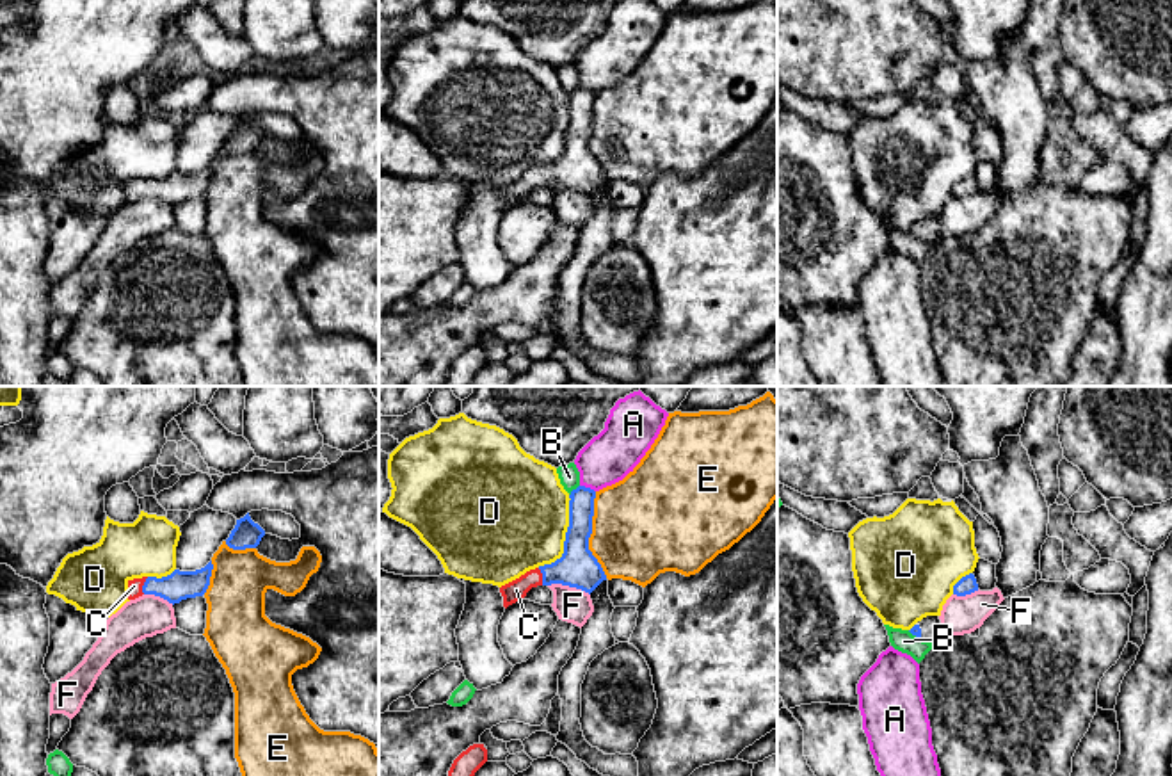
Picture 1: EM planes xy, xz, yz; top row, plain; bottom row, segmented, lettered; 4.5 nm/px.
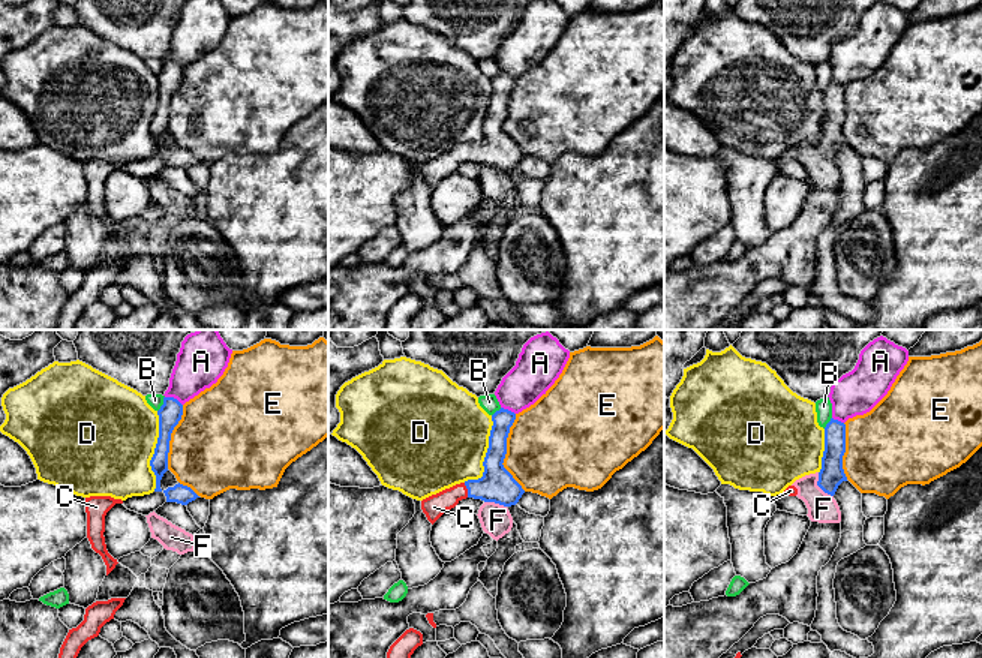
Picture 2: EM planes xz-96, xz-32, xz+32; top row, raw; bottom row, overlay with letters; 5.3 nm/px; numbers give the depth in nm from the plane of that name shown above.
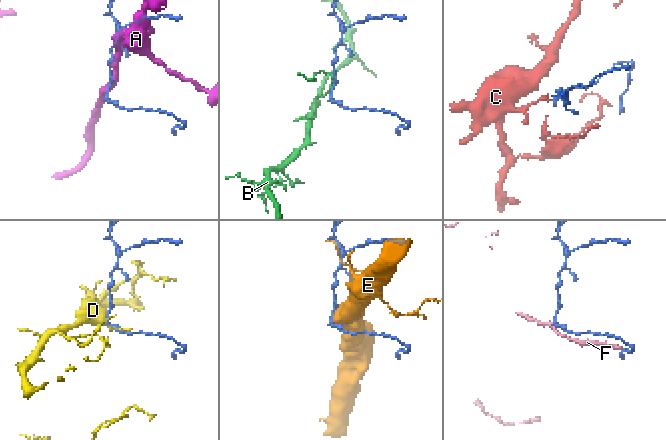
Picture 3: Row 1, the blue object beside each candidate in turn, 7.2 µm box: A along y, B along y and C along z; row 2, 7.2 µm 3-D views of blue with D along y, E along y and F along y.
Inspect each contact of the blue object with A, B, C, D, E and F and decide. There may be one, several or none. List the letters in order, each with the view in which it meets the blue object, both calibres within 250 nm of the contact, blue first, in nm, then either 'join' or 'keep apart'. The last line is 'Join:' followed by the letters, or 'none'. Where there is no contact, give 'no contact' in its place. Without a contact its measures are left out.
A: meets blue in xz; 110 nm thick on the blue side, 220 nm on the other; keep apart
B: meets blue in xz; 110 nm thick on the blue side, 100 nm on the other; keep apart
C: meets blue in xy; 130 nm thick on the blue side, 60 nm on the other; join
D: meets blue in xz; 180 nm thick on the blue side, 480 nm on the other; keep apart
E: meets blue in xz; 180 nm thick on the blue side, 460 nm on the other; keep apart
F: meets blue in xz; 180 nm thick on the blue side, 160 nm on the other; keep apart
Join: C

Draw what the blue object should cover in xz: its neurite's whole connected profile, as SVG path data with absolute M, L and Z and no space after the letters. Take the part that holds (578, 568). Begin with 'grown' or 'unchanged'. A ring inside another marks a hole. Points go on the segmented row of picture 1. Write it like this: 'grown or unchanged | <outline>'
grown | M578 486L569 495L569 527L564 541L564 554L551 564L526 571L519 578L500 587L503 607L523 600L532 587L562 584L592 593L606 575L589 550L592 534L596 491Z

